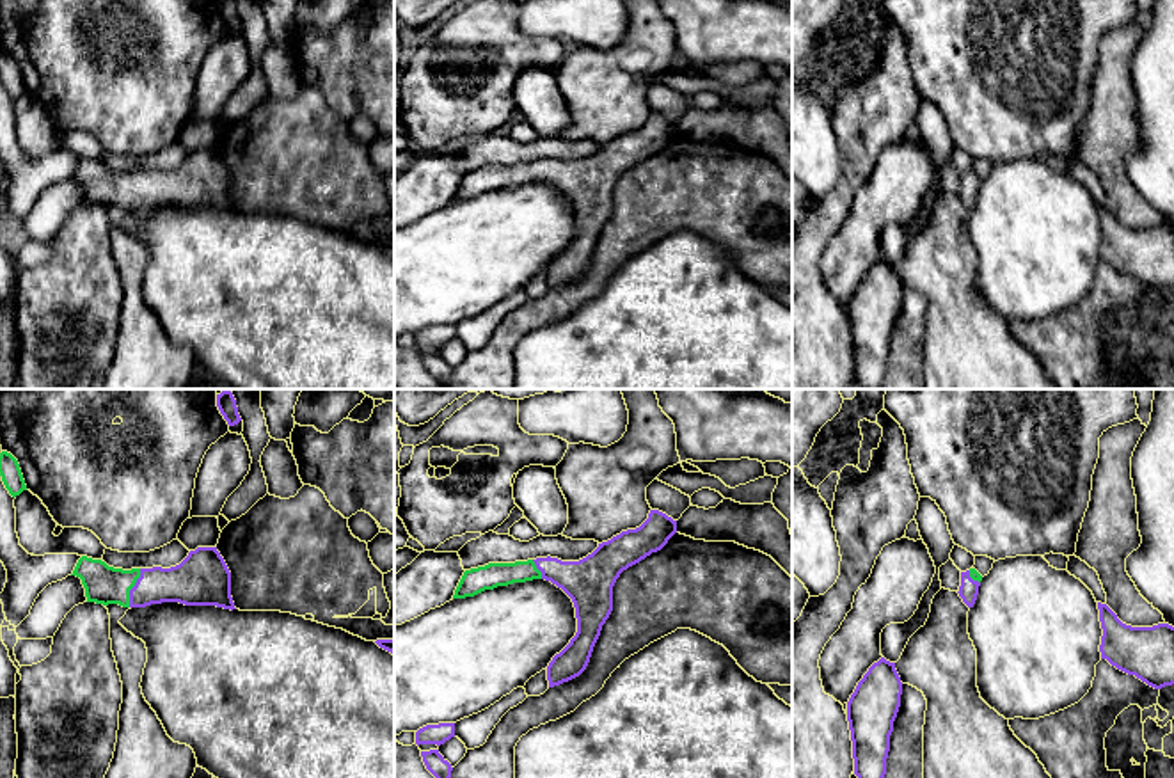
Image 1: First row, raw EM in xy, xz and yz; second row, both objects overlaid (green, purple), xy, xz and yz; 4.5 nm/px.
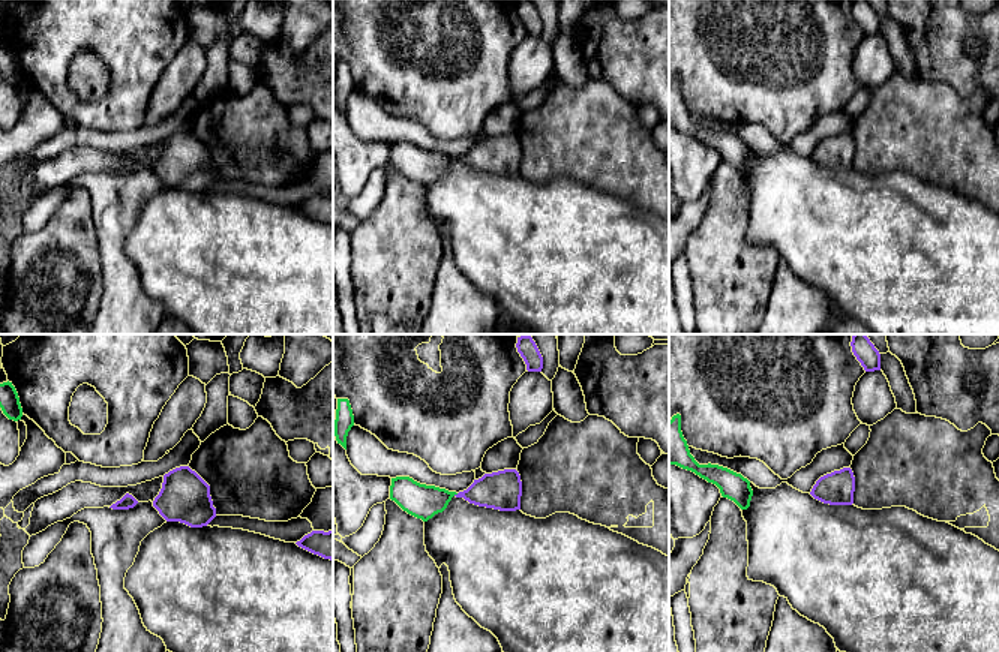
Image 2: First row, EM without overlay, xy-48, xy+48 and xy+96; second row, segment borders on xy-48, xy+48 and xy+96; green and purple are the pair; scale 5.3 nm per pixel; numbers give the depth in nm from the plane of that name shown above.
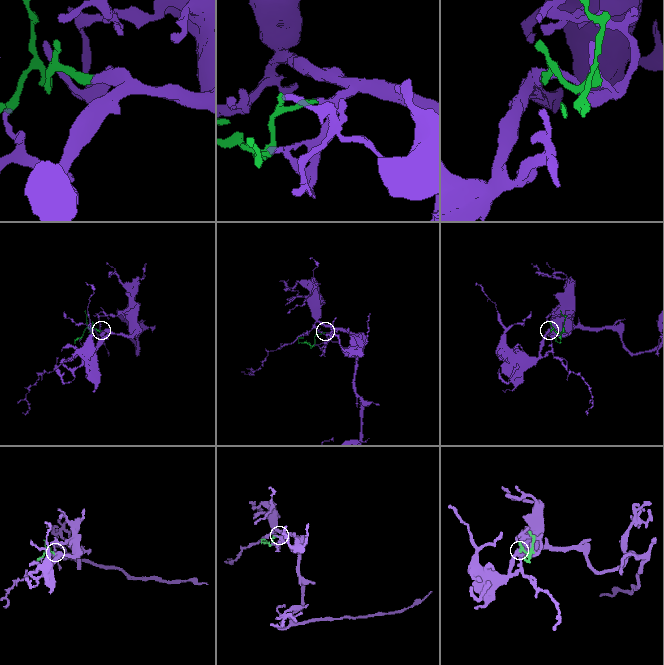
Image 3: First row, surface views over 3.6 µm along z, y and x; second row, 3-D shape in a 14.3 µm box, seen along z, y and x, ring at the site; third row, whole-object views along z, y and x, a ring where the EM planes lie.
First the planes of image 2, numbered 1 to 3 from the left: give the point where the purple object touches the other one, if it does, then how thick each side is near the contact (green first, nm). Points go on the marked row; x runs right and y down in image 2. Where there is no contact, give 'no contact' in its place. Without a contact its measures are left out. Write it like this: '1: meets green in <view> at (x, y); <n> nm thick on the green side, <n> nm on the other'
1: no contact
2: meets green in xy+48 at (455, 493); 180 nm thick on the green side, 220 nm on the other
3: no contact

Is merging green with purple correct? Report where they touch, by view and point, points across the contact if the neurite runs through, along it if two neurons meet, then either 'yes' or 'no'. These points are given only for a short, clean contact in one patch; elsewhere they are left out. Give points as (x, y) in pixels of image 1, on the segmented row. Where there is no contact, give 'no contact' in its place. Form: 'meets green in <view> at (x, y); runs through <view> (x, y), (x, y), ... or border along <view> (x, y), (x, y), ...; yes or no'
meets green in xy at (132, 587); runs through xy (105, 585), (132, 587), (187, 583); yes

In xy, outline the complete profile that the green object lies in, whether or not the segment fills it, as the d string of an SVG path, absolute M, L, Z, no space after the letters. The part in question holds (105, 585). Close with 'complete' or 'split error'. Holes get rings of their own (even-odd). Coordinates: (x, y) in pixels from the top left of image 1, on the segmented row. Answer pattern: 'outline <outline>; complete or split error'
outline M197 547L176 567L114 568L82 556L71 576L82 579L87 602L146 607L162 602L236 609L231 572L217 547Z; split error

